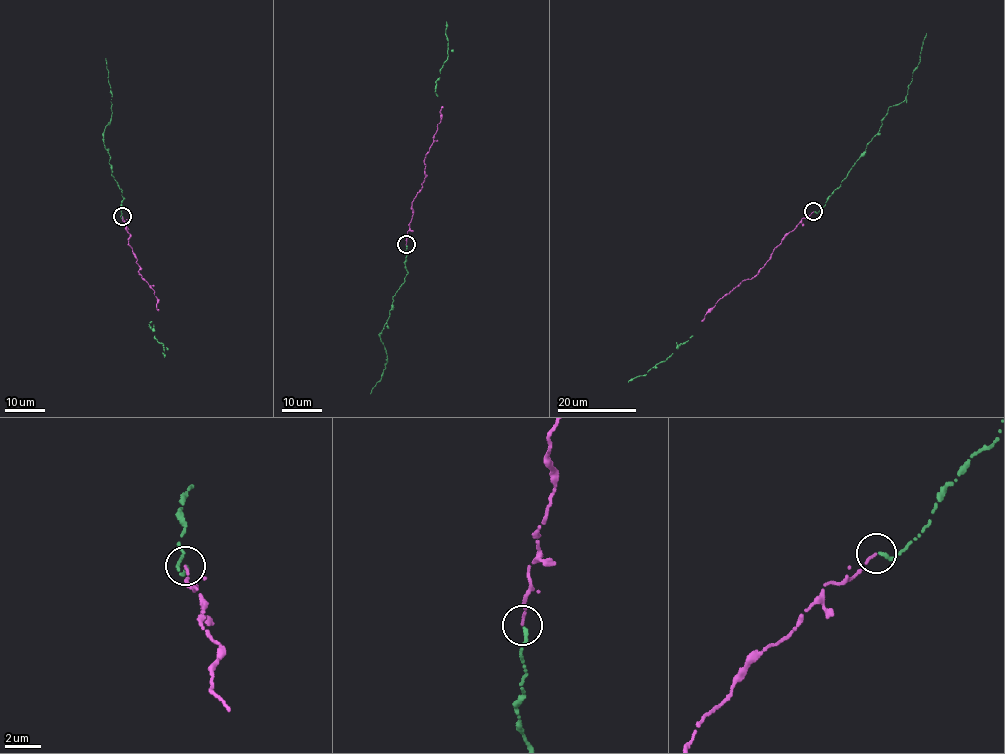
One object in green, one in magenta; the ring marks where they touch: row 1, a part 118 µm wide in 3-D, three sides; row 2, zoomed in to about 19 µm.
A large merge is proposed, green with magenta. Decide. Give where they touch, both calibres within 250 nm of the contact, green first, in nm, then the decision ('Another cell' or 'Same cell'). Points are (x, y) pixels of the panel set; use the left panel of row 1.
Place: (122, 216). Thickness 240 nm (green) against 140 nm. Same cell

